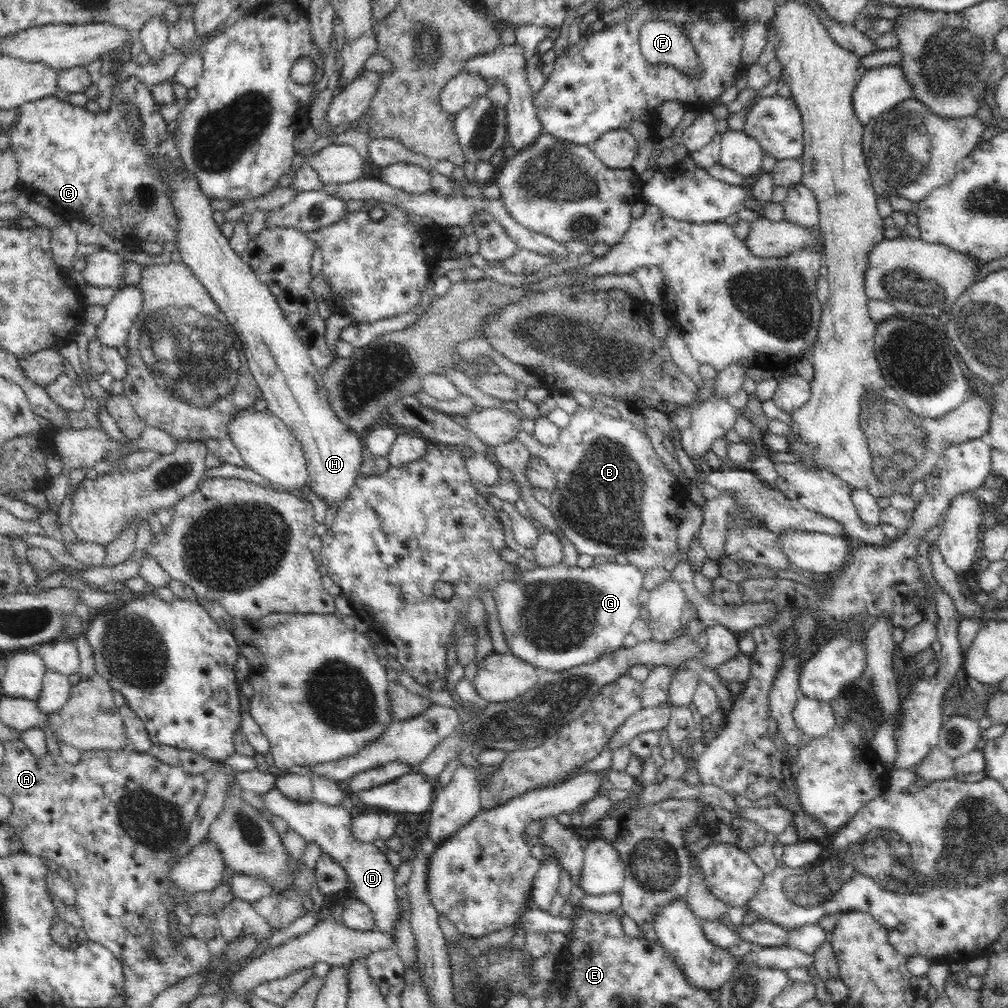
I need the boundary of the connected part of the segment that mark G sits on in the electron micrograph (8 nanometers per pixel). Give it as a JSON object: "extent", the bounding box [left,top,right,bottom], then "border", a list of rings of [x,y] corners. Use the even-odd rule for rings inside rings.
{"extent":[493,560,644,672],"border":[[[615,560],[587,568],[569,567],[562,562],[528,568],[515,581],[500,581],[493,594],[503,638],[514,655],[537,669],[562,672],[594,662],[603,654],[623,646],[624,636],[631,632],[632,623],[639,618],[638,600],[644,576],[636,564],[627,561],[620,564]]]}

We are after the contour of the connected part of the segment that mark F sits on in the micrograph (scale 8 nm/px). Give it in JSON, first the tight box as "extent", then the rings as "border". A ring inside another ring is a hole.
{"extent":[639,20,699,77],"border":[[[648,20],[639,34],[641,52],[648,63],[676,67],[690,77],[699,75],[698,55],[680,26],[664,20]]]}

